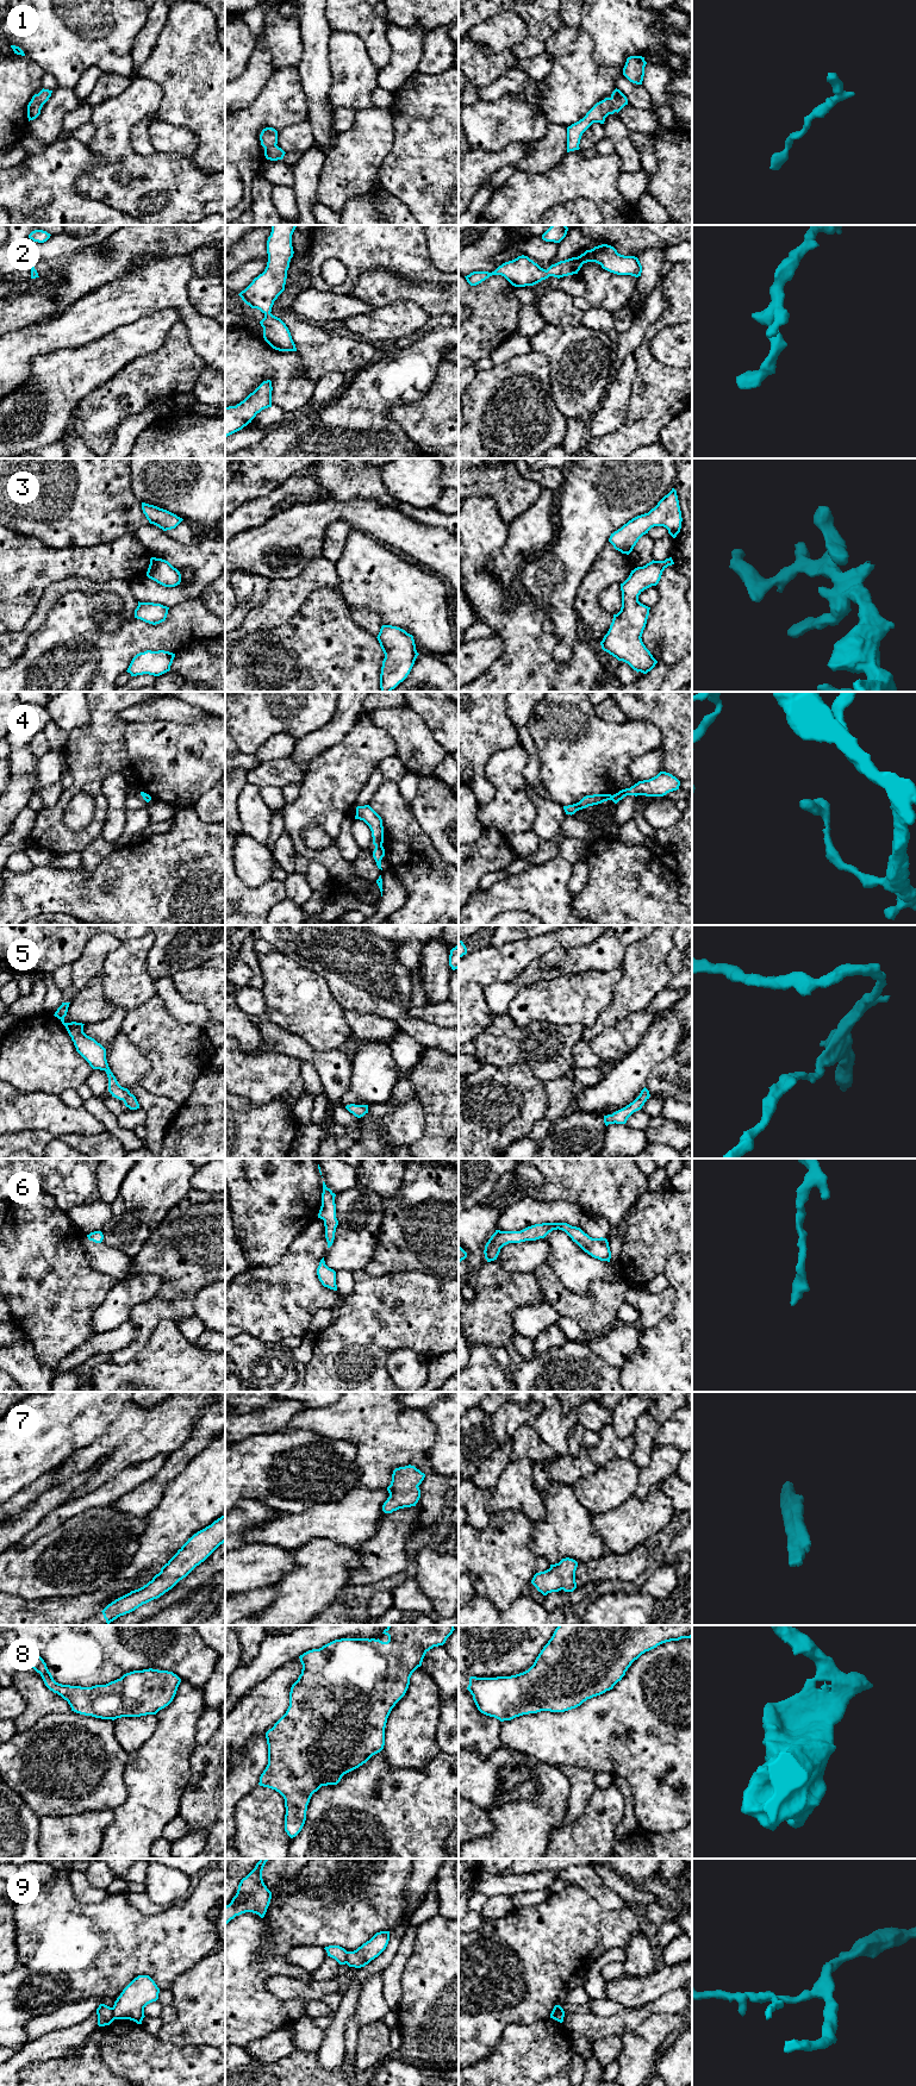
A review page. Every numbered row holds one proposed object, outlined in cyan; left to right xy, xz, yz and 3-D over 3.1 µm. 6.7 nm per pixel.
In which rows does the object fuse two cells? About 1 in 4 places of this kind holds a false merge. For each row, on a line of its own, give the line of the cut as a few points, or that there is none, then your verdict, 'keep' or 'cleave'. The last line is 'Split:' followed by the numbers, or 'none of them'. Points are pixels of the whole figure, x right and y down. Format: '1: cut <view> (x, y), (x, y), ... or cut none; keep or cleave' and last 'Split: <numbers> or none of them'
1: cut none; keep
2: cut none; keep
3: cut none; keep
4: cut none; keep
5: cut none; keep
6: cut none; keep
7: cut none; keep
8: cut none; keep
9: cut xy (111, 2008), (114, 2018); cleave
Split: 9

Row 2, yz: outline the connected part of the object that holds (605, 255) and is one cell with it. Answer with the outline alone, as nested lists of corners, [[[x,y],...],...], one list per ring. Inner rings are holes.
[[[607,244],[594,246],[586,250],[578,257],[572,257],[552,264],[547,270],[528,256],[518,256],[517,258],[505,262],[494,271],[473,271],[465,276],[471,286],[476,286],[492,275],[504,276],[515,287],[534,286],[549,276],[563,277],[578,274],[584,263],[596,262],[603,269],[617,275],[641,276],[642,266],[637,257],[624,256]]]

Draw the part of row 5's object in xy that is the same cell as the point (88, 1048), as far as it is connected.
[[[62,1003],[54,1016],[57,1017],[66,1026],[69,1036],[71,1037],[71,1041],[74,1042],[76,1051],[89,1063],[93,1069],[106,1072],[108,1078],[108,1092],[112,1094],[112,1097],[123,1100],[125,1106],[130,1110],[139,1108],[139,1104],[136,1097],[131,1094],[127,1088],[121,1087],[111,1072],[106,1060],[106,1049],[94,1038],[87,1036],[83,1032],[85,1024],[76,1022],[64,1022],[69,1004],[70,1003]]]

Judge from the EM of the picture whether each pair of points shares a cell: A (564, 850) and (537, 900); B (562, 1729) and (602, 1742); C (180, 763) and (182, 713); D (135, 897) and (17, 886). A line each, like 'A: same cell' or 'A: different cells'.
A: different cells
B: same cell
C: different cells
D: same cell

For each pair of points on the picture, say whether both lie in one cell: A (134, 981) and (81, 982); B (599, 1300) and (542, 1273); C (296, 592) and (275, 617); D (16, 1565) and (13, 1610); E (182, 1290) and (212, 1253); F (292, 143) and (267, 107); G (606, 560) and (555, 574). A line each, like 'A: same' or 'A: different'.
A: different
B: same
C: same
D: different
E: same
F: different
G: different

